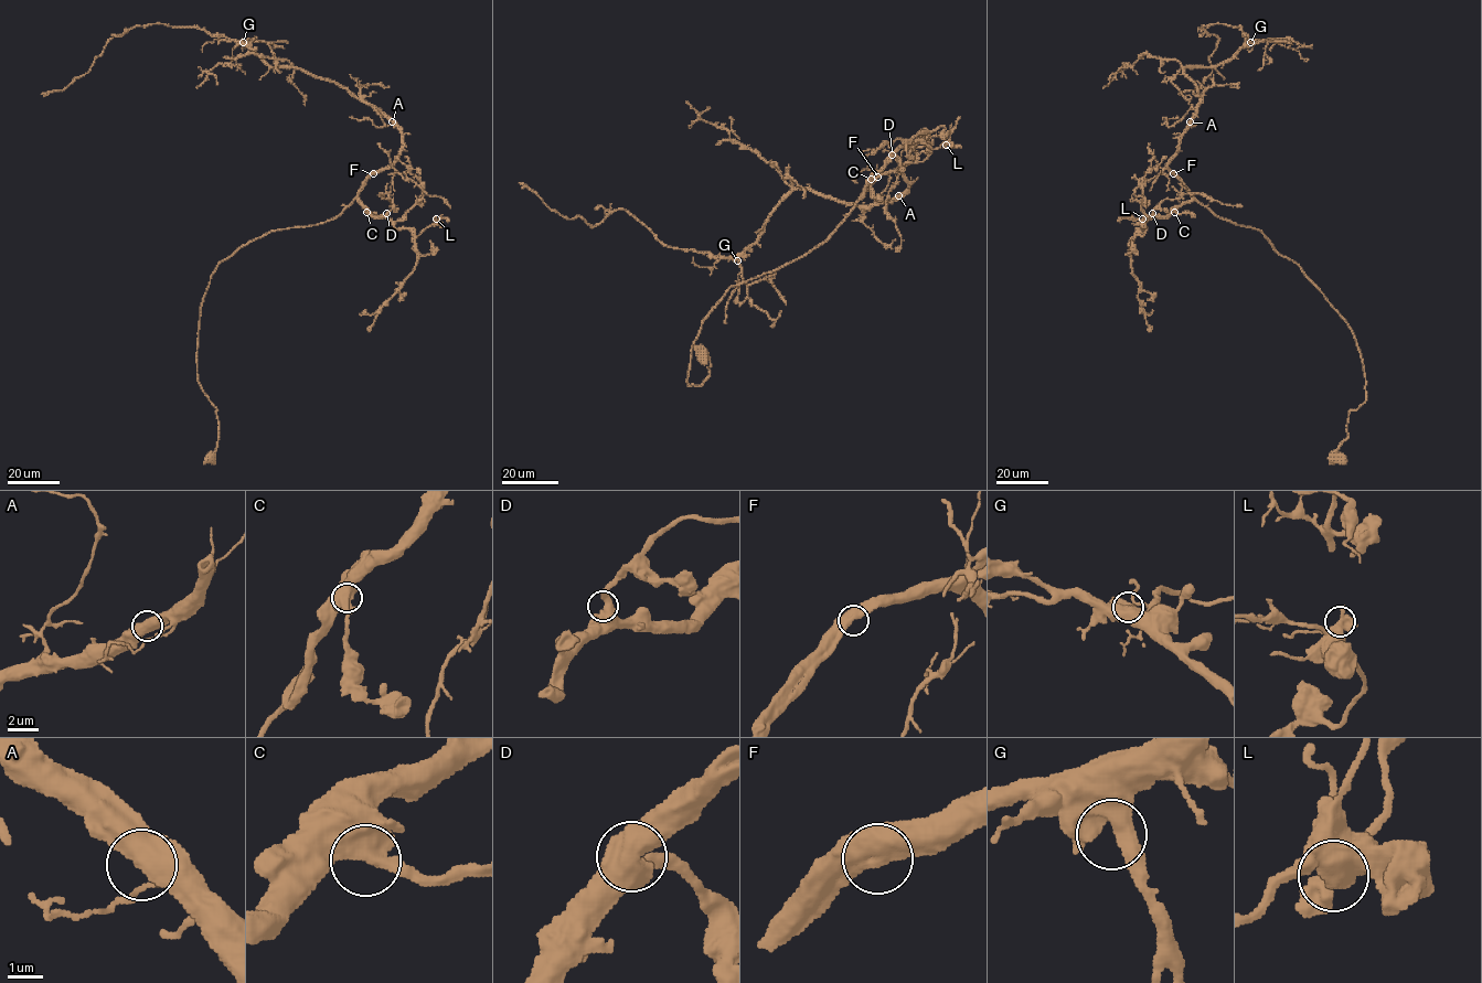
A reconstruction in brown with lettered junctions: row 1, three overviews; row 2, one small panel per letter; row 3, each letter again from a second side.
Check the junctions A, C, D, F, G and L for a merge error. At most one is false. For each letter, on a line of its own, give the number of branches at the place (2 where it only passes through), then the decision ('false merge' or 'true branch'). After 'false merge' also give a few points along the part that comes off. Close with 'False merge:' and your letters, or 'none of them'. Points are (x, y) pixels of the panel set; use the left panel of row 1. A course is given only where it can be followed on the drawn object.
A: 2 | true branch
C: 2 | true branch
D: 2 | true branch
F: 2 | true branch
G: 2 | true branch
L: 2 | true branch
False merge: none of them

